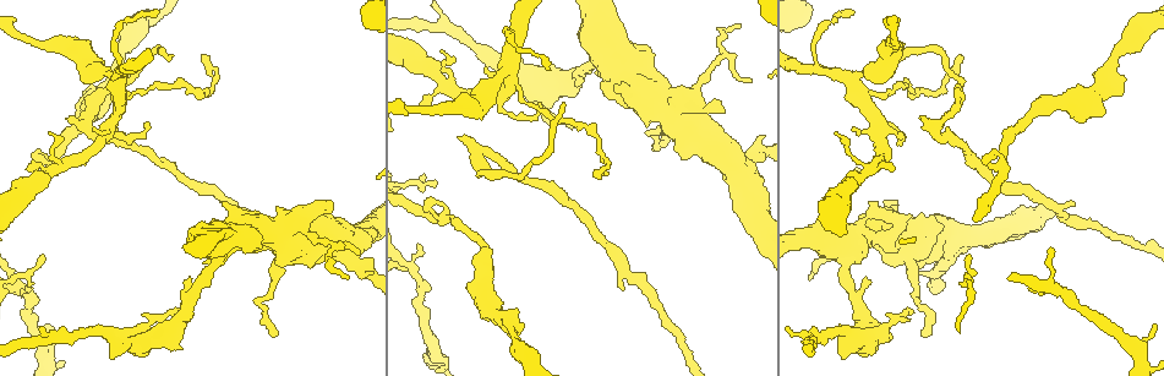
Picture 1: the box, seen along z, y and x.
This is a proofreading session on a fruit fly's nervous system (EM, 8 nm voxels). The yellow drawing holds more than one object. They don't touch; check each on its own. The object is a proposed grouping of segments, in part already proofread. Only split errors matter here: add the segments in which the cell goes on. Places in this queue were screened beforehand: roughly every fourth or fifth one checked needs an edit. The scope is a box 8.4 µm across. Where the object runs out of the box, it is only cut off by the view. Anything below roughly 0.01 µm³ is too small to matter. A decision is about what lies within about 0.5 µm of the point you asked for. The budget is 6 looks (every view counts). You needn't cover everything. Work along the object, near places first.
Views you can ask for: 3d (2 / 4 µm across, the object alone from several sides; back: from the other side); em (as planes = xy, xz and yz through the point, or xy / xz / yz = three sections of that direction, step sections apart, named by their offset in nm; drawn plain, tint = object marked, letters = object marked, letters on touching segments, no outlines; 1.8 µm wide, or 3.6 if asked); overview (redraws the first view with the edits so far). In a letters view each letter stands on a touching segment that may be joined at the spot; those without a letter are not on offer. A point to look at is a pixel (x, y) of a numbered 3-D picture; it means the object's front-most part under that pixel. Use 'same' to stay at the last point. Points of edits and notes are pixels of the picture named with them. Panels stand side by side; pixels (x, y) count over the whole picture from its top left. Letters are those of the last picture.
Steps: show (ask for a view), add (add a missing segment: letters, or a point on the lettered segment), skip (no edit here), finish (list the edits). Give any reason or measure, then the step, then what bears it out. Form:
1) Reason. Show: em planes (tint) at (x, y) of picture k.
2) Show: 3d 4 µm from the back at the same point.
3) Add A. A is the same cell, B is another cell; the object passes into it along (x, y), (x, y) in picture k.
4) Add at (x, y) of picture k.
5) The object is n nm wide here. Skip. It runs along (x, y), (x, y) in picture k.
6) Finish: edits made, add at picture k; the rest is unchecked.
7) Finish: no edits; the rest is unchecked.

Branch stops here. Show: 3d 2 µm at (187, 279) of picture 1.

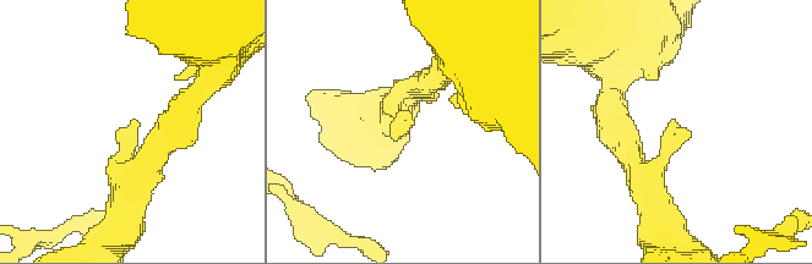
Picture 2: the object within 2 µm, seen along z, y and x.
Now the EM. Show: em 3.6 µm planes (letters) at (410, 120) of picture 2.

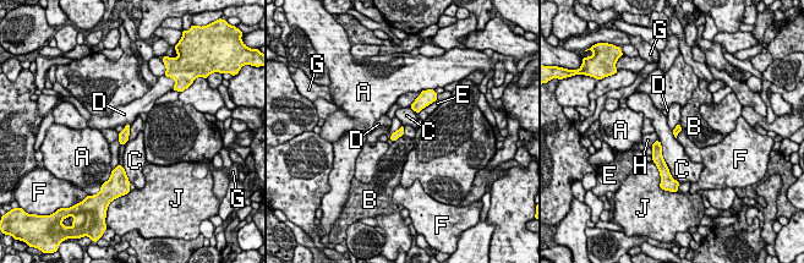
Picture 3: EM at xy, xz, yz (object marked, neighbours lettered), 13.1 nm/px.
Skip. A, B, C, D, E, F, G, H and J are other cells; a border runs along (131, 125), (127, 140) in picture 3; none of them fits.

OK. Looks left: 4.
Show: em planes (letters) at (225, 203) of picture 1.

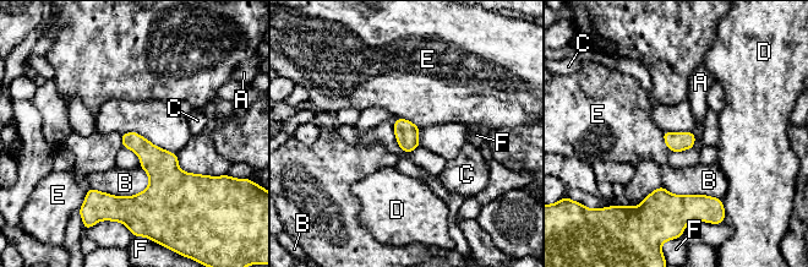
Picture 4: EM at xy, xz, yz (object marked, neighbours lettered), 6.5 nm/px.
Skip. A, B, C, D, E and F are other cells; a border runs along (692, 132), (695, 137) in picture 4; no lettered segment goes on from it.

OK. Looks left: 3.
Branch stops here. Show: 3d 4 µm at (115, 357) of picture 1.

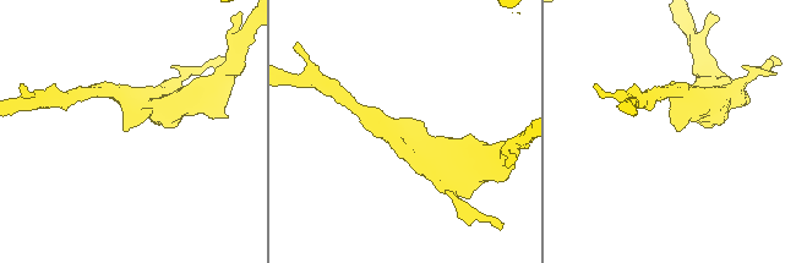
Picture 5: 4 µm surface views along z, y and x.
The arms are 260, 400 nm wide. Show: em planes (letters) at (678, 131) of picture 5.

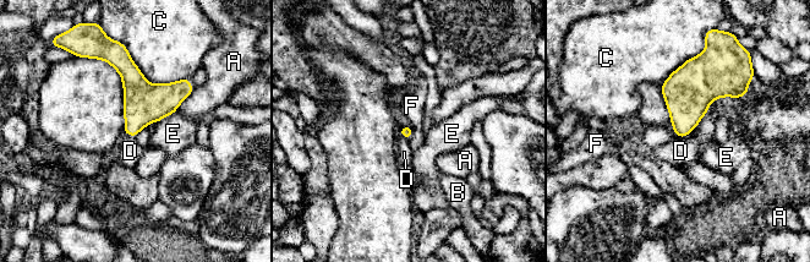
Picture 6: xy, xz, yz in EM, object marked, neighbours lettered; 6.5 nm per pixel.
The longest contact is with C, 360 nm. Skip. A, B, C, D, E and F are other cells; a border runs along (409, 125), (411, 131), (409, 140) in picture 6; no lettered segment goes on from it.

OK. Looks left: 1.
Finish: no edits; the rest is unchecked.

